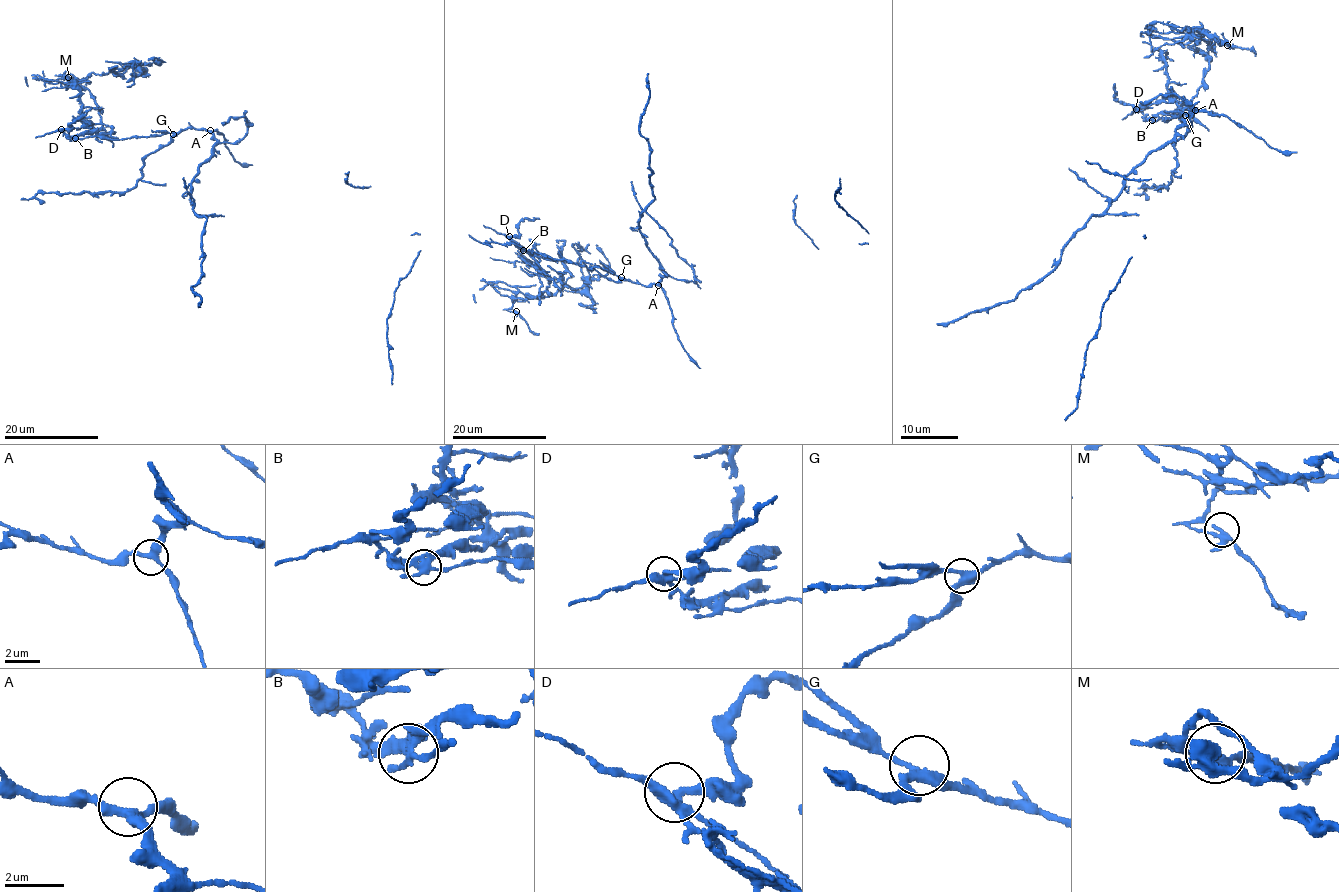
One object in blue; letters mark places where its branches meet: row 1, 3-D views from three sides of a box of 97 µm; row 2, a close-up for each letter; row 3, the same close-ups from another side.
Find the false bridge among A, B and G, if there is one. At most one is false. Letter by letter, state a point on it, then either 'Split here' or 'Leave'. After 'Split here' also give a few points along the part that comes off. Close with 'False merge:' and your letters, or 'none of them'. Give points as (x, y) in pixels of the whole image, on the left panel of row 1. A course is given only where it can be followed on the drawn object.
A: Place: (210, 130). Leave
B: Place: (75, 138). Split here. Course of the part to remove: (75, 138), (101, 127), (94, 97), (75, 83), (133, 62), (127, 86)
G: Place: (173, 134). Leave
False merge: B

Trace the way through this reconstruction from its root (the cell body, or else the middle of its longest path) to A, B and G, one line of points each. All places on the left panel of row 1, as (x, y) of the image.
A: (233, 142), (219, 142), (210, 130)
B: (233, 142), (219, 142), (209, 130), (192, 128), (124, 140), (96, 136), (75, 138)
G: (233, 142), (219, 142), (204, 129), (187, 128), (173, 134)

